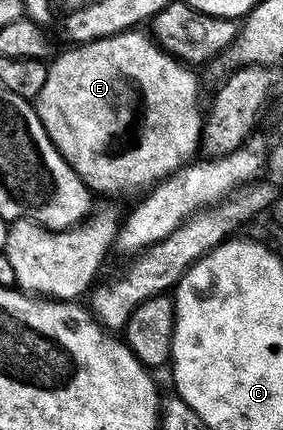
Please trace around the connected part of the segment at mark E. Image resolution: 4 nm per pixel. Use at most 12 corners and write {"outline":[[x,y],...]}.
{"outline":[[143,29],[72,46],[41,114],[92,192],[200,154],[199,79]]}

